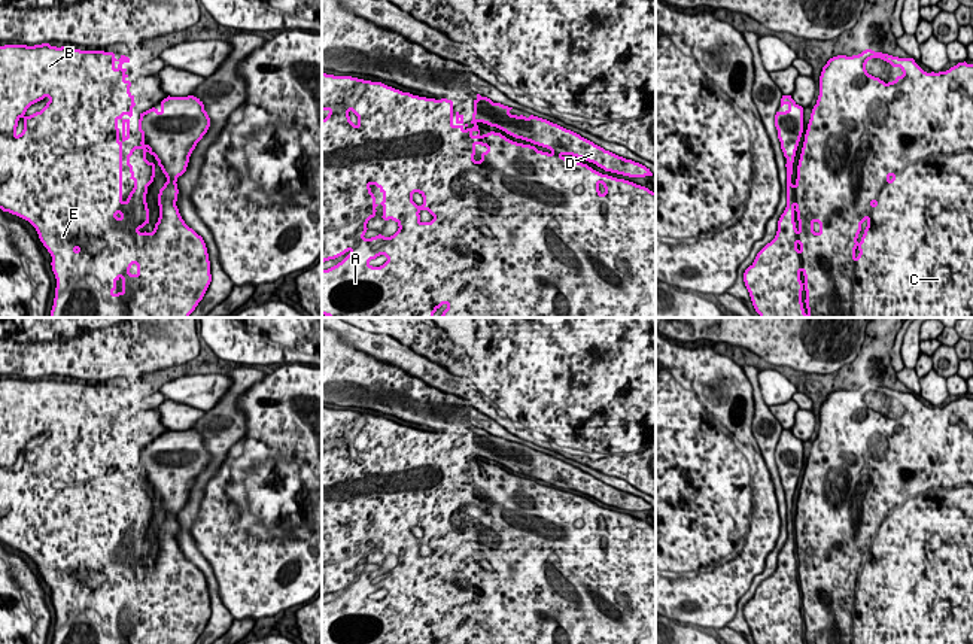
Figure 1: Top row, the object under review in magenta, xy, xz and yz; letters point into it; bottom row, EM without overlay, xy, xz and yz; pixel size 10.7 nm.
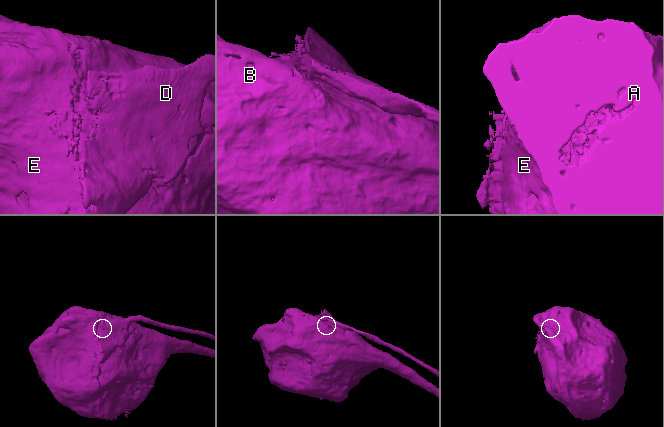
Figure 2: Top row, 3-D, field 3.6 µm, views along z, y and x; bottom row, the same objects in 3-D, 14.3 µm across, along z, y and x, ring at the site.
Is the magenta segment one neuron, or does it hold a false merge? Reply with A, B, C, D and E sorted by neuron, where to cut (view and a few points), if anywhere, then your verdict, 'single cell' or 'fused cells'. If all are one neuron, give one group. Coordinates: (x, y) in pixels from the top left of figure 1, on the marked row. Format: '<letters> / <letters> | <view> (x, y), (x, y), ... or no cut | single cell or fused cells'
A B C E / D | xy (161, 112), (154, 124), (167, 128), (167, 140), (148, 148) | fused cells

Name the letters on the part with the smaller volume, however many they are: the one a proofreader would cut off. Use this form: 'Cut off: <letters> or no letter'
Cut off: D

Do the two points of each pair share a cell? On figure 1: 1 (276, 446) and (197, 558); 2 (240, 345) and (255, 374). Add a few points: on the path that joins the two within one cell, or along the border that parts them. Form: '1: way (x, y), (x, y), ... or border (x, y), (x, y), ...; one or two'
1: border (191, 532), (195, 547), (210, 567), (216, 583); two
2: border (240, 364), (254, 367); two

